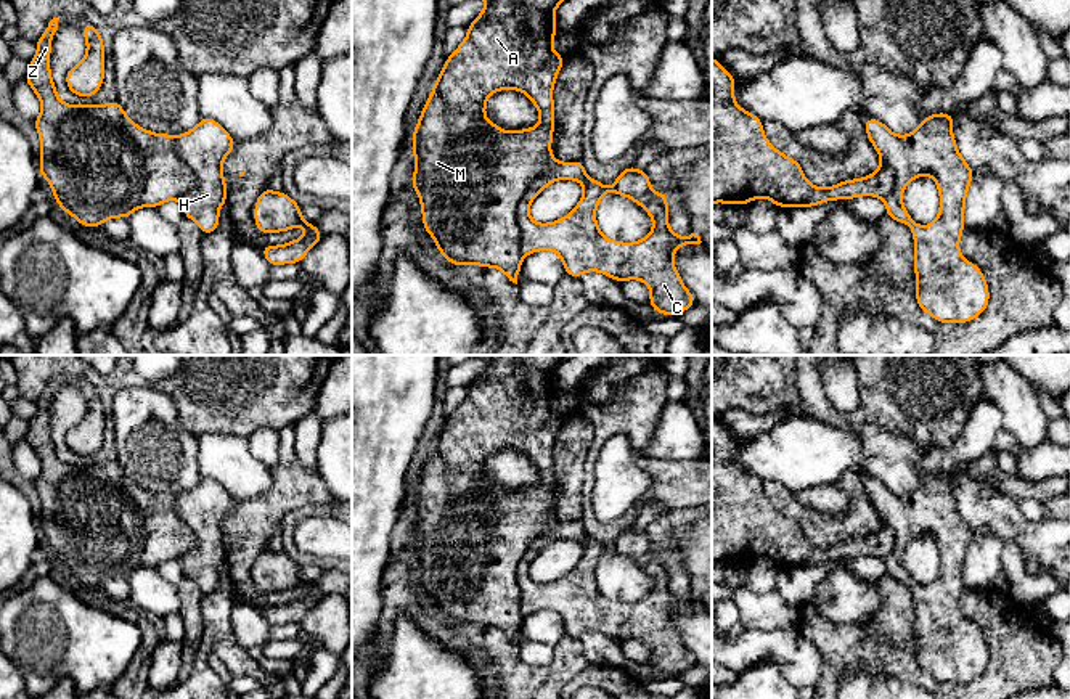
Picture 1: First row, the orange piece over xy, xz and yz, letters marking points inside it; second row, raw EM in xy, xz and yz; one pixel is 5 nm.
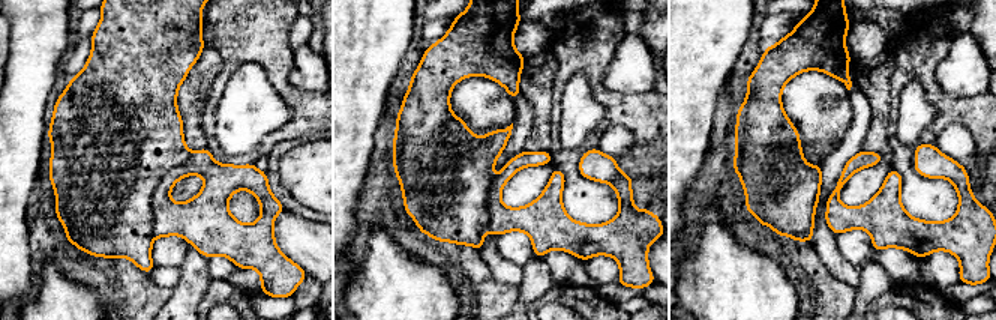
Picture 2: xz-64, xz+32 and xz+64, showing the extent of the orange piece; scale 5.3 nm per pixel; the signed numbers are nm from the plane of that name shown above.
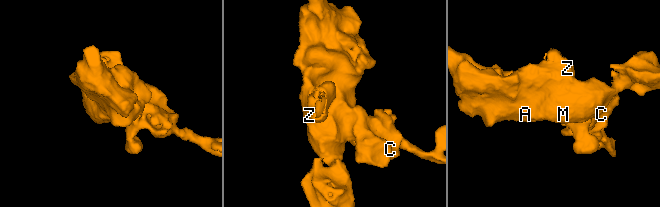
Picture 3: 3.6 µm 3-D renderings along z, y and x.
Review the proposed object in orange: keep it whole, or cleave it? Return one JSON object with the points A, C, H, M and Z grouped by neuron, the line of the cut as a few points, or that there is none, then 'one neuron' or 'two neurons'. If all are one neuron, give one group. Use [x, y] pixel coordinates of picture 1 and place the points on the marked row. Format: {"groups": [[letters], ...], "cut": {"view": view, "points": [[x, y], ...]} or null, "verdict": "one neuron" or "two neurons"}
{"groups": [["A", "M", "Z"], ["C", "H"]], "cut": {"view": "xz", "points": [[558, 163], [530, 183], [518, 206], [516, 224], [522, 256]]}, "verdict": "two neurons"}

